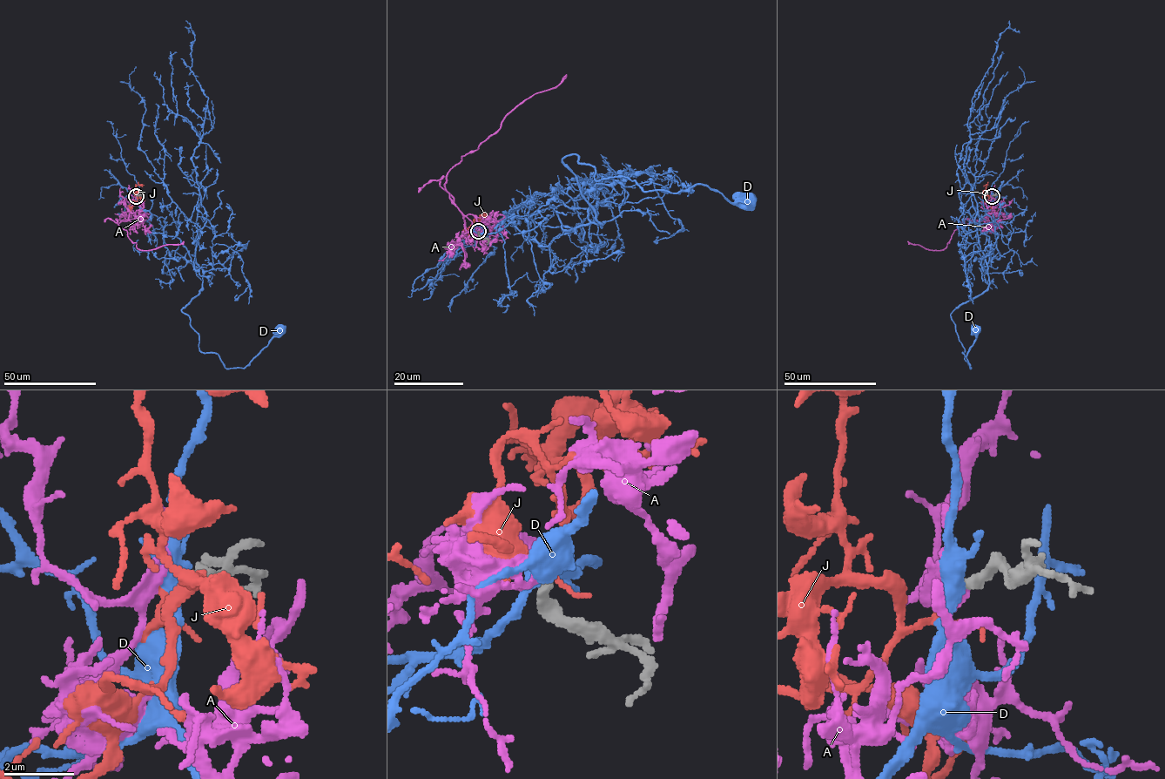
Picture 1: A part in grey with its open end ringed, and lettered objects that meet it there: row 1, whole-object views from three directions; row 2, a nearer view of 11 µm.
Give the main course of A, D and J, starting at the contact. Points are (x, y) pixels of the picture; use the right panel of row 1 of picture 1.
A: (992, 196), (992, 213), (982, 220), (974, 220), (954, 231), (945, 248), (930, 250), (907, 241)
D: (992, 195), (986, 213), (1000, 258), (987, 264), (988, 287), (950, 315), (970, 369), (966, 354), (975, 329)
J: (992, 196), (985, 200), (996, 211)

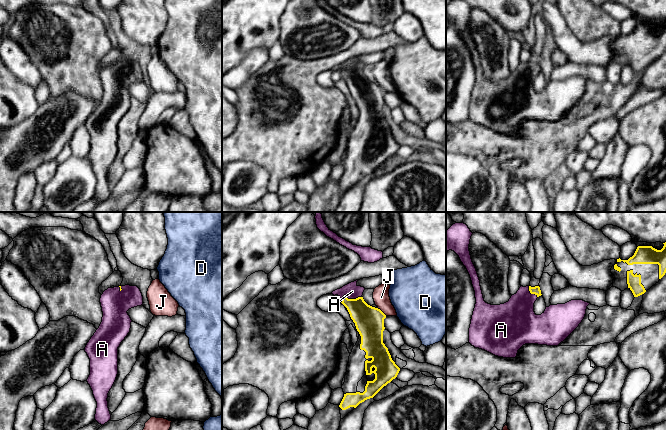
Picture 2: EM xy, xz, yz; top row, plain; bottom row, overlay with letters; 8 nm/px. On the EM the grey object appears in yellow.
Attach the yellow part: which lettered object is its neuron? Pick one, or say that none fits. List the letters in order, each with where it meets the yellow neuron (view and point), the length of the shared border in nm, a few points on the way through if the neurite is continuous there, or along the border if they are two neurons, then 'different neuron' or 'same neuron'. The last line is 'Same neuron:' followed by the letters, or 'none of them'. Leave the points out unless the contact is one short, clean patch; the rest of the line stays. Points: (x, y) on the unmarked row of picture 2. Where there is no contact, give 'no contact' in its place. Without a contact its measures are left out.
A: meets yellow in xz at (351, 75); contact 170 nm long; runs through xz (369, 97), (351, 75), (352, 67); same neuron
D: no contact; different neuron
J: meets yellow in xz at (381, 87); contact 100 nm long; border along xz (377, 84), (386, 91); different neuron
Same neuron: A

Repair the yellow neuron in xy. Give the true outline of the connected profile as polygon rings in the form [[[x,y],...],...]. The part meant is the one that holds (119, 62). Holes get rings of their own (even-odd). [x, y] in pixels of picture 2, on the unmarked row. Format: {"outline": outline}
{"outline": [[[137,62],[110,63],[101,71],[100,79],[102,98],[84,126],[90,135],[87,158],[97,178],[95,196],[104,201],[111,195],[107,174],[118,150],[118,123],[131,104],[127,87],[143,81],[143,72]]]}

